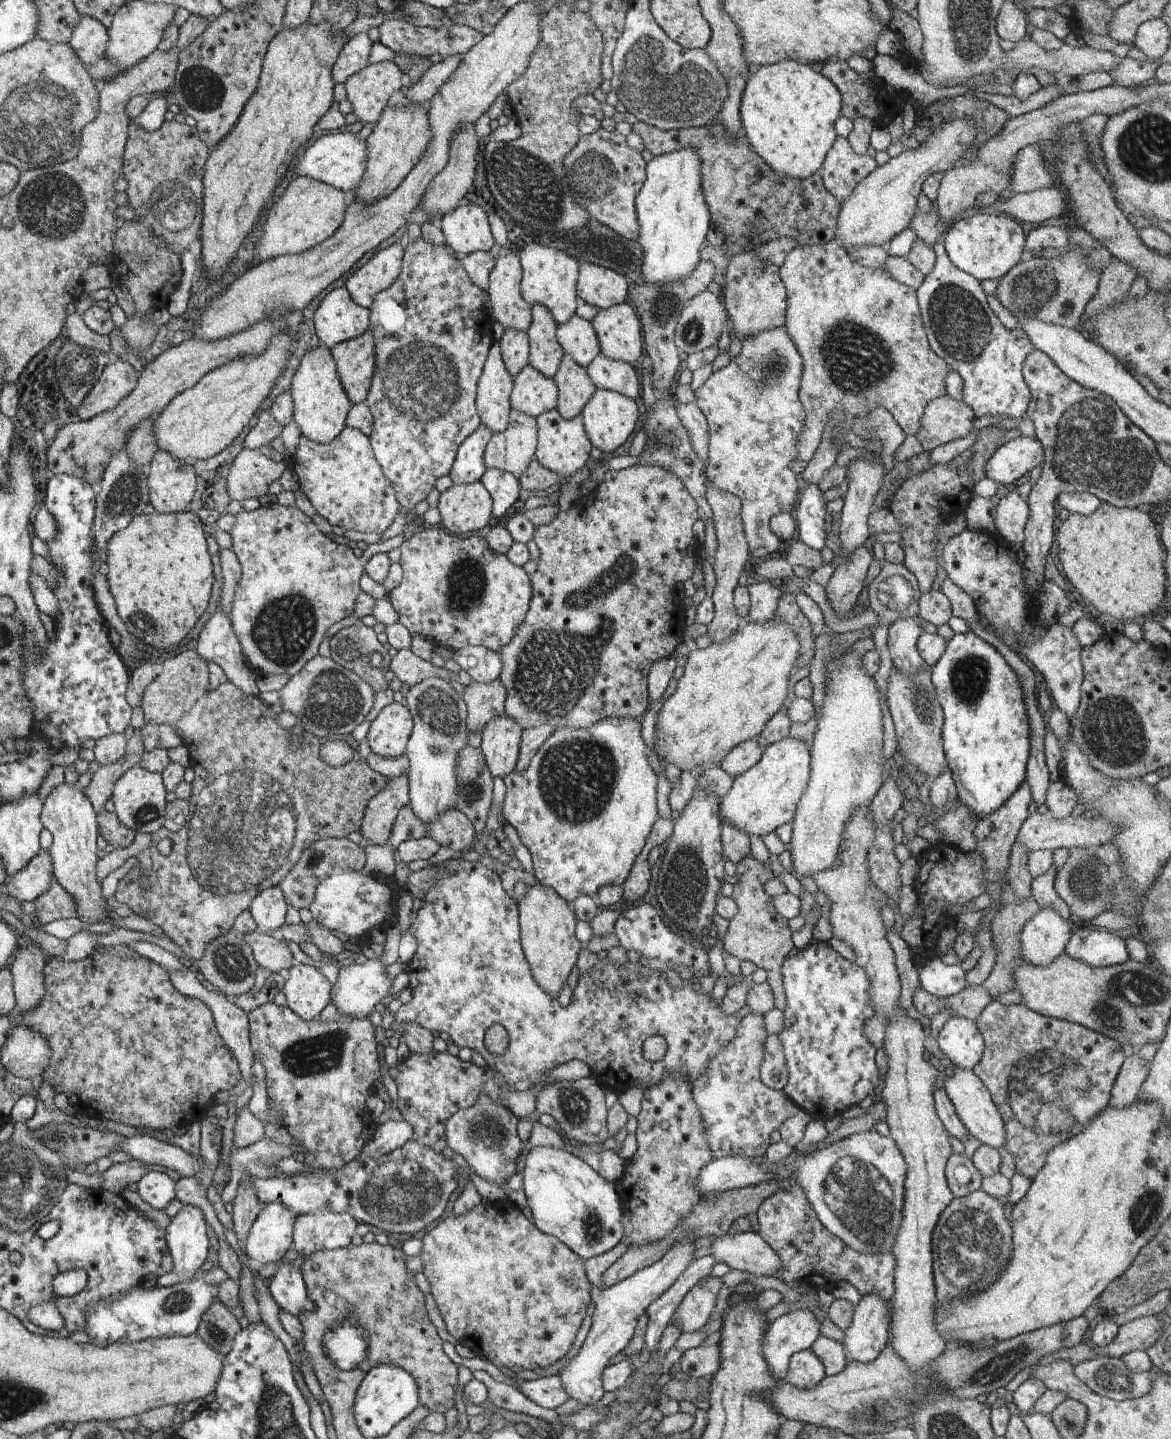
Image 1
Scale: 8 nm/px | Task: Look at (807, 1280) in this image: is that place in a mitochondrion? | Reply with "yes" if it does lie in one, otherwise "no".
no

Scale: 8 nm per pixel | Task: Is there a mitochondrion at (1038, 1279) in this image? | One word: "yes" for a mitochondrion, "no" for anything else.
no

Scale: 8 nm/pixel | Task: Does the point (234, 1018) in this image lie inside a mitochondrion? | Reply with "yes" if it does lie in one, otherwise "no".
no

